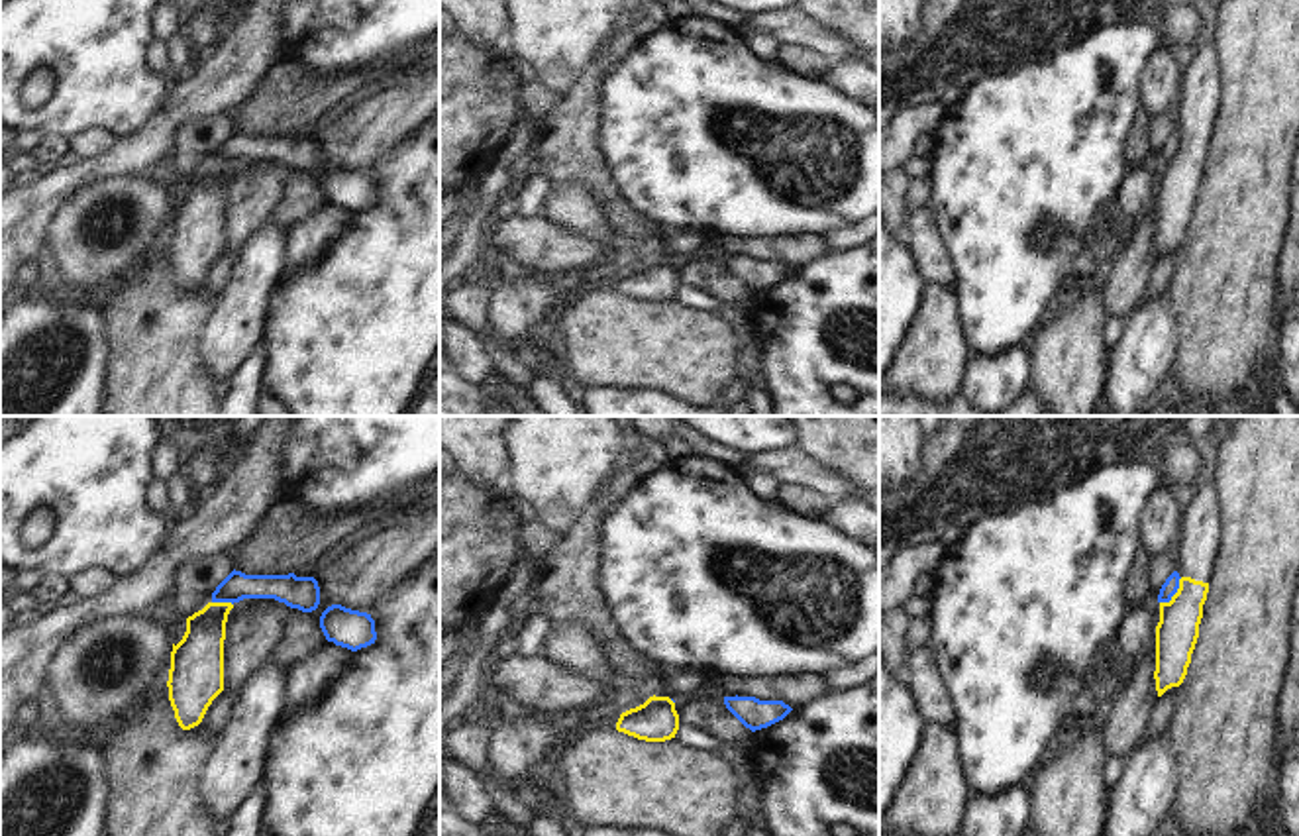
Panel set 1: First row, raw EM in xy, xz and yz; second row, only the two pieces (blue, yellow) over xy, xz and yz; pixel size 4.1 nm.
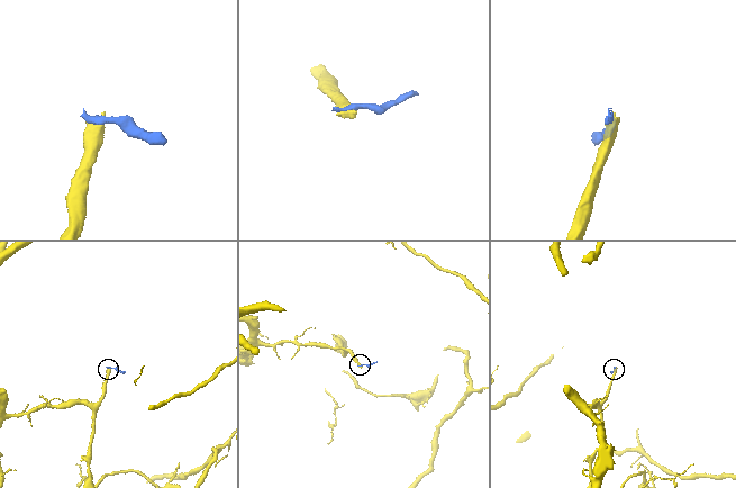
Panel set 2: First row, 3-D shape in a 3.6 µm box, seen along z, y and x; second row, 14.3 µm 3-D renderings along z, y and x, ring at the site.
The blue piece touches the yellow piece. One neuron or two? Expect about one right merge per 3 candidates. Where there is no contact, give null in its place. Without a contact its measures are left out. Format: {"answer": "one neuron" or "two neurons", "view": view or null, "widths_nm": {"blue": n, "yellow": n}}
{"answer": "two neurons", "view": "yz", "widths_nm": {"blue": 70, "yellow": 180}}

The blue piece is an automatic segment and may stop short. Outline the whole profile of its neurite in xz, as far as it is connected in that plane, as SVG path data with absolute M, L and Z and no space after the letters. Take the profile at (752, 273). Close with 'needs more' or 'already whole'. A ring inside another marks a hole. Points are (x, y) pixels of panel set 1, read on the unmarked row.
M724 257L726 269L752 292L783 281L793 269L783 261L759 261L755 257Z | already whole

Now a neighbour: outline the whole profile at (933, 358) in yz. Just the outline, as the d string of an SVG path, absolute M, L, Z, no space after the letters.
M924 281L920 308L885 371L883 387L946 400L963 389L969 357L971 345L956 288Z

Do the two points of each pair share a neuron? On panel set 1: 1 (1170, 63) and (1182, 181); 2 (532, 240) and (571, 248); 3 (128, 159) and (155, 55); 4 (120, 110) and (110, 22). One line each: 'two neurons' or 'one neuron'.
1: two neurons
2: one neuron
3: two neurons
4: one neuron

